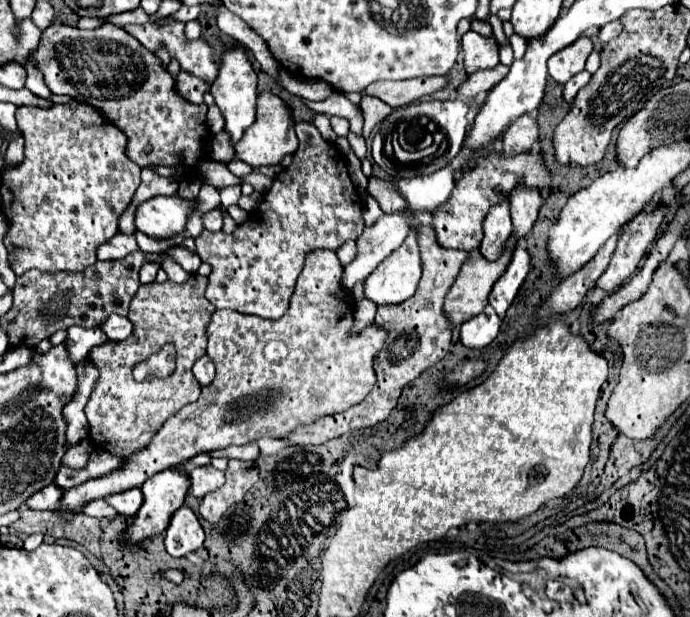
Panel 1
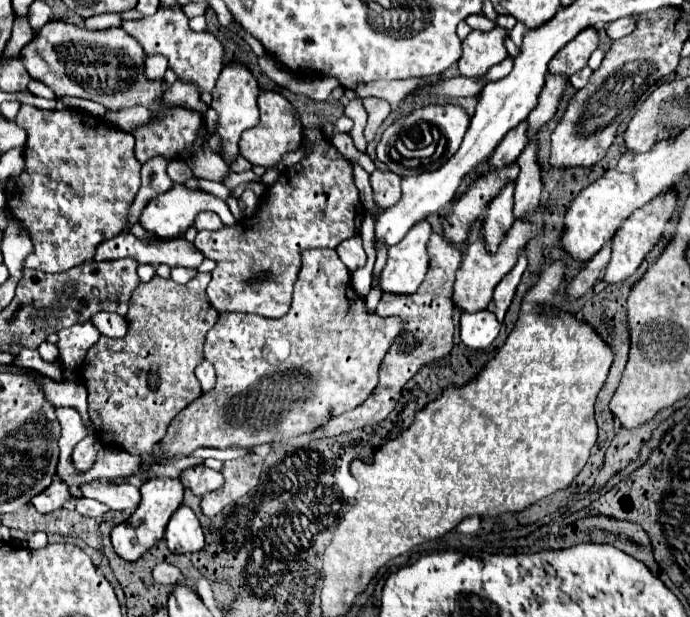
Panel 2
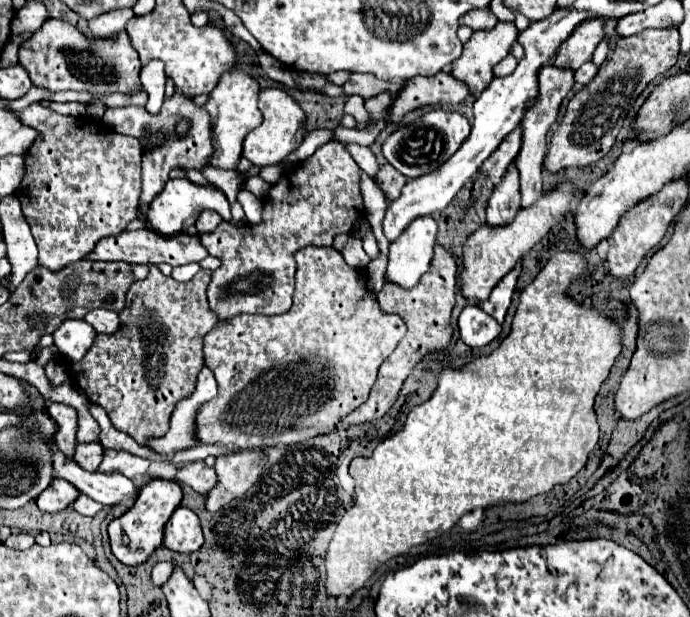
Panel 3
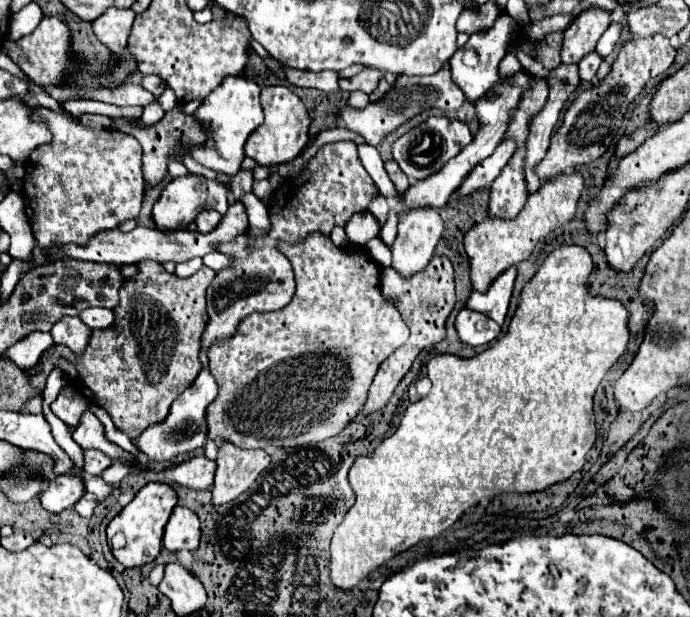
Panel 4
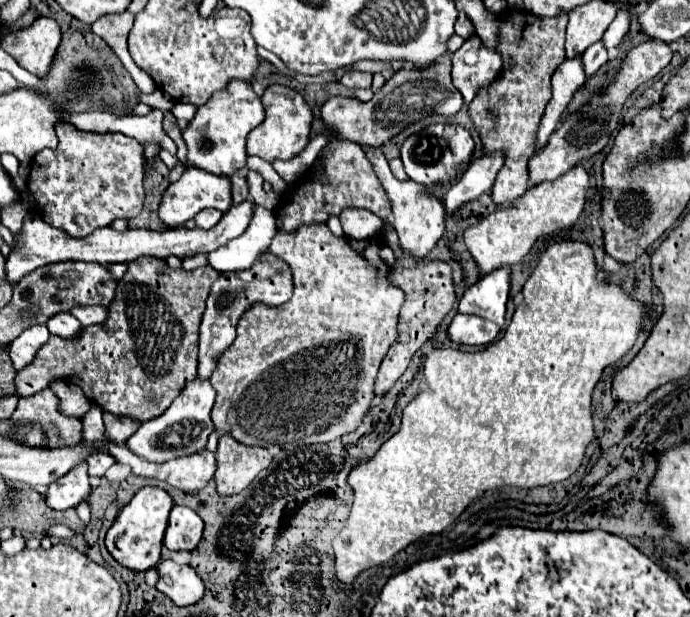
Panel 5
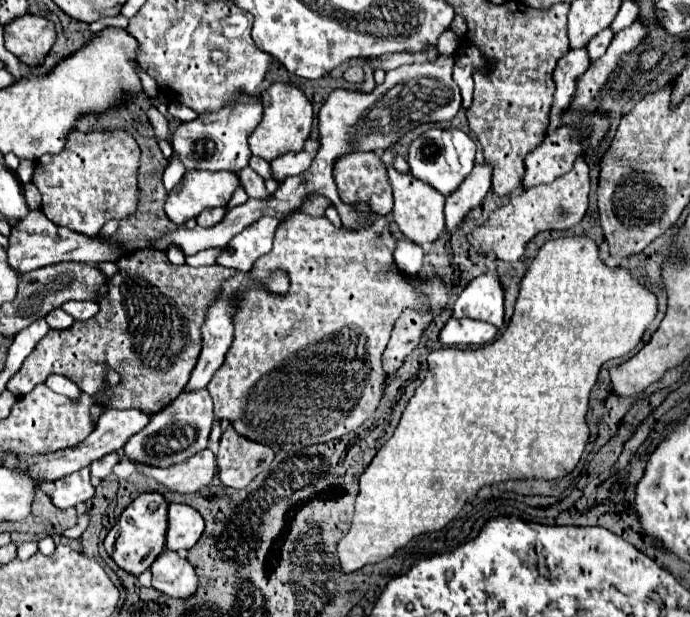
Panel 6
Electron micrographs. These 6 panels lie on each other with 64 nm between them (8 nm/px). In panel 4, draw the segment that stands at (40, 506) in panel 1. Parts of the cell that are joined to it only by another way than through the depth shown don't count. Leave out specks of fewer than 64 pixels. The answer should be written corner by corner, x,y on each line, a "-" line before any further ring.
58,476
48,482
48,488
40,494
40,502
48,512
62,512
72,508
84,496
84,484
78,476

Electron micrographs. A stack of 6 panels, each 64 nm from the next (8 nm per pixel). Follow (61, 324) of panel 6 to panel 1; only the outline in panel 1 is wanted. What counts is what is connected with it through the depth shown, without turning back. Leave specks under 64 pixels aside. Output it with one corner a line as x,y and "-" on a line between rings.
76,326
68,328
66,346
68,346
70,358
72,358
74,364
80,364
94,346
100,346
104,342
108,342
108,338
100,328
92,328
92,330
76,328

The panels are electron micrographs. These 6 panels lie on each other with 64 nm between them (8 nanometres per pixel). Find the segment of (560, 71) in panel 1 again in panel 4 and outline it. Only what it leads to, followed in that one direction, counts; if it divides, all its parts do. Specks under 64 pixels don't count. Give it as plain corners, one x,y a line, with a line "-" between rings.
590,8
582,12
572,26
564,32
562,42
562,62
564,64
578,64
588,52
594,50
598,38
610,26
610,14
600,8

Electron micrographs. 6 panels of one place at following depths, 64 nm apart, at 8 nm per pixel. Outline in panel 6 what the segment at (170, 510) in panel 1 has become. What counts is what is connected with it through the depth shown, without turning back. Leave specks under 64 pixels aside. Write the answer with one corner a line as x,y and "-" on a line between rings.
144,492
140,494
118,518
118,522
108,532
104,546
110,558
124,568
126,572
140,576
144,570
152,566
152,560
162,552
164,548
164,536
166,536
166,518
168,518
168,500
160,492

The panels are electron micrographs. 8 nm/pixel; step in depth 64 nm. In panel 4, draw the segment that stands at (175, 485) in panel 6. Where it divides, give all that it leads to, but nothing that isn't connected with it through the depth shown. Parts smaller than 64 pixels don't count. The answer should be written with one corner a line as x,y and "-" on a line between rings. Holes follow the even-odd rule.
84,412
80,418
80,426
78,430
72,434
74,442
78,442
82,448
96,448
102,450
104,454
108,454
110,458
136,458
128,452
124,452
122,448
118,448
116,444
108,442
104,436
104,426
102,422
92,414
92,412
-
194,456
178,466
164,470
166,478
174,484
192,488
192,490
208,490
214,482
216,464
206,456

